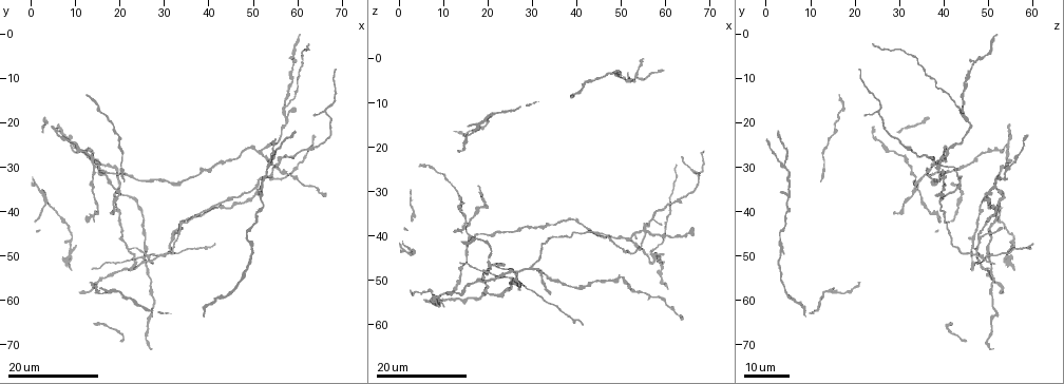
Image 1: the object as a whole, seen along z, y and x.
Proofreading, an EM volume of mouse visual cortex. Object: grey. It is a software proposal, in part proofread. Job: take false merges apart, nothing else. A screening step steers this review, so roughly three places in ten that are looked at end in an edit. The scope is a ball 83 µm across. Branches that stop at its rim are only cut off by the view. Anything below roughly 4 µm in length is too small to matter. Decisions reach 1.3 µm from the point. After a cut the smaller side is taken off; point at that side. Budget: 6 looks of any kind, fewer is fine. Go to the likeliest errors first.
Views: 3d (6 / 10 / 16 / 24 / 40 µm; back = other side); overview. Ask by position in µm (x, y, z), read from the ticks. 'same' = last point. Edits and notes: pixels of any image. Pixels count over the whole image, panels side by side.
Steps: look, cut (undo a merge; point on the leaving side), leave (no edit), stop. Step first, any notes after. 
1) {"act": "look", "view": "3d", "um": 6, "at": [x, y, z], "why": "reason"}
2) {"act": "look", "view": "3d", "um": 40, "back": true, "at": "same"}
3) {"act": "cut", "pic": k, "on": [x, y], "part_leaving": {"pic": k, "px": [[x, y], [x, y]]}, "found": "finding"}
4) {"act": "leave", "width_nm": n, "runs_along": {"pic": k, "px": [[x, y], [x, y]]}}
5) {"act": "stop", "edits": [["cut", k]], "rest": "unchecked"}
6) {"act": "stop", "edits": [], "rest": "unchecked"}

{"act": "look", "view": "3d", "um": 24, "at": [66.5, 17.0, 25.0], "why": "side arm on a straight run"}

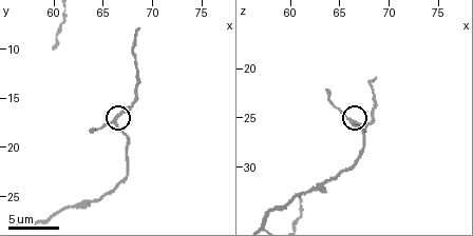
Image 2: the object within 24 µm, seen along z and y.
{"act": "look", "view": "3d", "um": 10, "at": [66.0, 17.4, 25.2]}

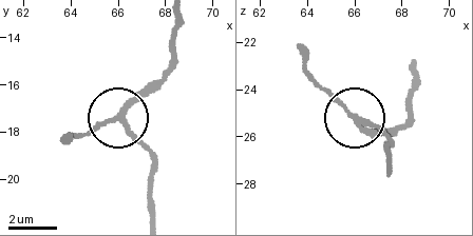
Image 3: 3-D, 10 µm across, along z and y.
{"act": "leave", "width_nm": 180, "found": "one neuron here"}

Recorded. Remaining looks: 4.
{"act": "look", "view": "3d", "um": 16, "at": [21.5, 48.0, 46.5], "why": "side arm on a straight run"}

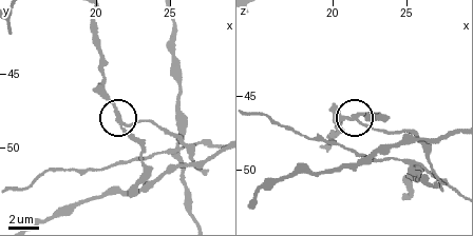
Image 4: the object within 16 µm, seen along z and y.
{"act": "look", "view": "3d", "um": 6, "at": [21.6, 48.2, 46.6], "why": "zoom in"}

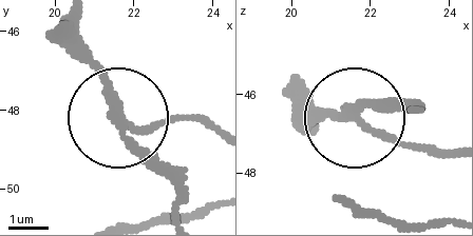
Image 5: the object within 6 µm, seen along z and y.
{"act": "cut", "pic": 5, "on": [182, 117], "side_arm_um": 6, "part_leaving": {"pic": 5, "px": [[132, 123], [210, 123]]}, "found": "a second neuron is stuck on"}

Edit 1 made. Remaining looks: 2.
{"act": "look", "view": "3d", "um": 16, "at": [9.5, 26.0, 53.5]}

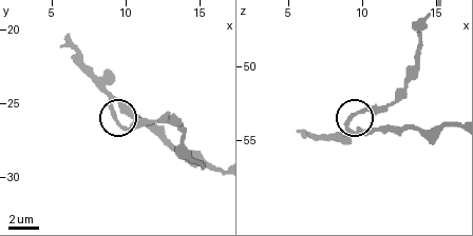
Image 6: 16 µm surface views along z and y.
{"act": "look", "view": "3d", "um": 6, "at": [9.2, 25.8, 53.6], "why": "closer look"}

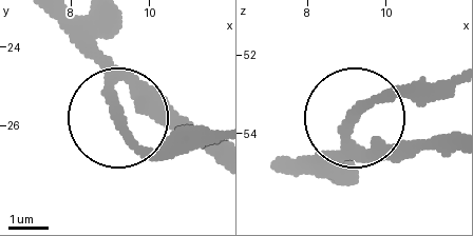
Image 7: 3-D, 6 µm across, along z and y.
{"act": "leave", "width_nm": 210, "runs_along": {"pic": 7, "px": [[214, 135], [154, 144], [133, 135], [87, 47]]}, "found": "all the same neuron"}

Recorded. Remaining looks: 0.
{"act": "stop", "edits": [["cut", 5]], "rest": "unchecked"}

